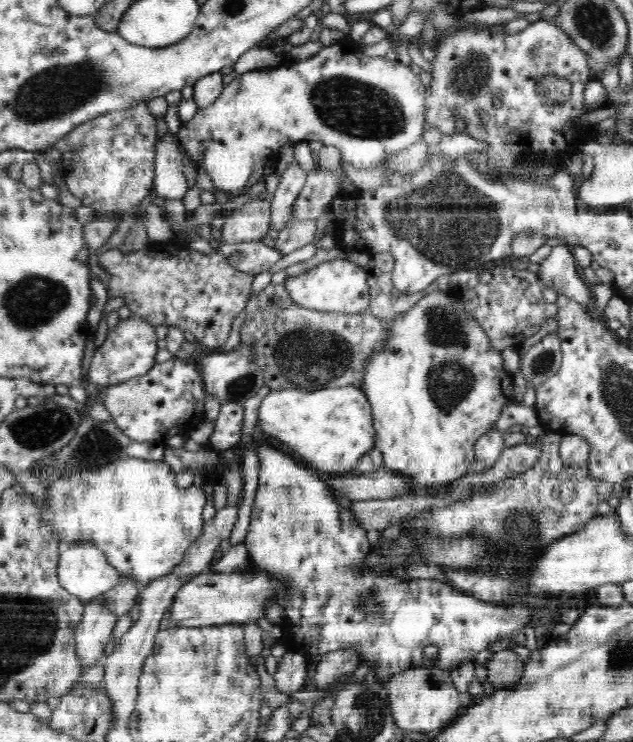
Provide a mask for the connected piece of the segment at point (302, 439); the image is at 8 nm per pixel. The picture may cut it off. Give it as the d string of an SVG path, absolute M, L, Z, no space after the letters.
M357 385L322 390L271 390L257 410L258 428L274 436L316 468L316 472L344 474L355 469L358 459L375 446L372 409L364 391Z

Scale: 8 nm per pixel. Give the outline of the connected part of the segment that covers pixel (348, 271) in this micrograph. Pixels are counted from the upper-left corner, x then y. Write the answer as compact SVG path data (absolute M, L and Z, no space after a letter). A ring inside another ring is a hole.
M334 259L320 263L316 268L288 278L284 282L286 291L297 305L325 313L354 314L366 311L370 306L370 289L368 276L361 266L348 259Z

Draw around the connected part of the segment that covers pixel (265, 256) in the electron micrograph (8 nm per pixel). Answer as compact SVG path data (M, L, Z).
M262 240L241 243L221 244L220 252L237 270L254 276L268 271L282 258L282 253L274 247L266 246Z

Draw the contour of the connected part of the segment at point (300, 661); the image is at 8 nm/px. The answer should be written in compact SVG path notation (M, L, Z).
M288 651L277 664L272 676L275 687L284 694L292 694L306 688L308 676L307 658L299 652Z

